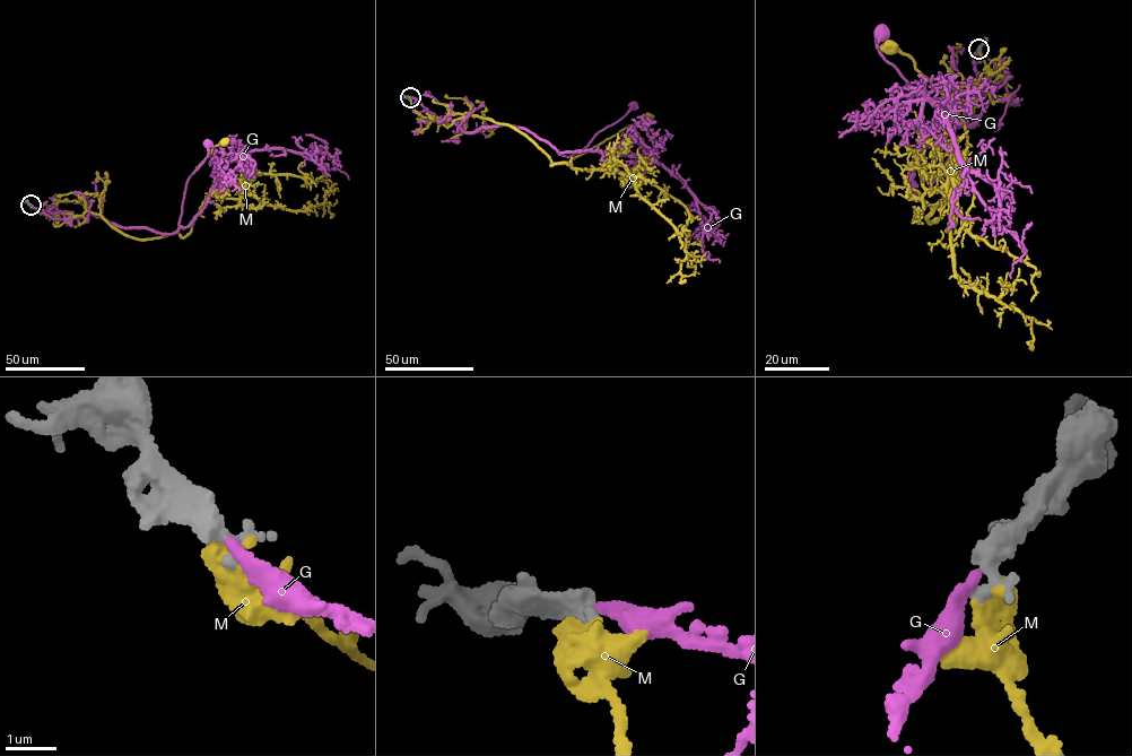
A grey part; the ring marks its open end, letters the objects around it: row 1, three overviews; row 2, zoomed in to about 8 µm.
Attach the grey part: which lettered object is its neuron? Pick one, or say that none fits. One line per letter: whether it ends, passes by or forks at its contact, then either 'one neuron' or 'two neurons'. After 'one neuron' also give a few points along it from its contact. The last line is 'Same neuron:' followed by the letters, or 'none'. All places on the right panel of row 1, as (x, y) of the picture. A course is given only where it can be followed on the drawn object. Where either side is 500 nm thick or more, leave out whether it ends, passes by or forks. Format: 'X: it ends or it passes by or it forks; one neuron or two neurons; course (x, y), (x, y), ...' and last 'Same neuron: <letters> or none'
G: it ends; one neuron; course (978, 49), (977, 119), (913, 159), (916, 200), (954, 120), (885, 60), (884, 32)
M: it ends; two neurons
Same neuron: G

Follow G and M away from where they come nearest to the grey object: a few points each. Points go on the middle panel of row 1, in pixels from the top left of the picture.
G: (410, 97), (436, 119), (455, 121), (464, 132), (504, 124), (521, 127), (568, 157), (632, 105)
M: (410, 97), (415, 111), (432, 120), (467, 113), (513, 127), (533, 140), (551, 162), (560, 164), (647, 116)

